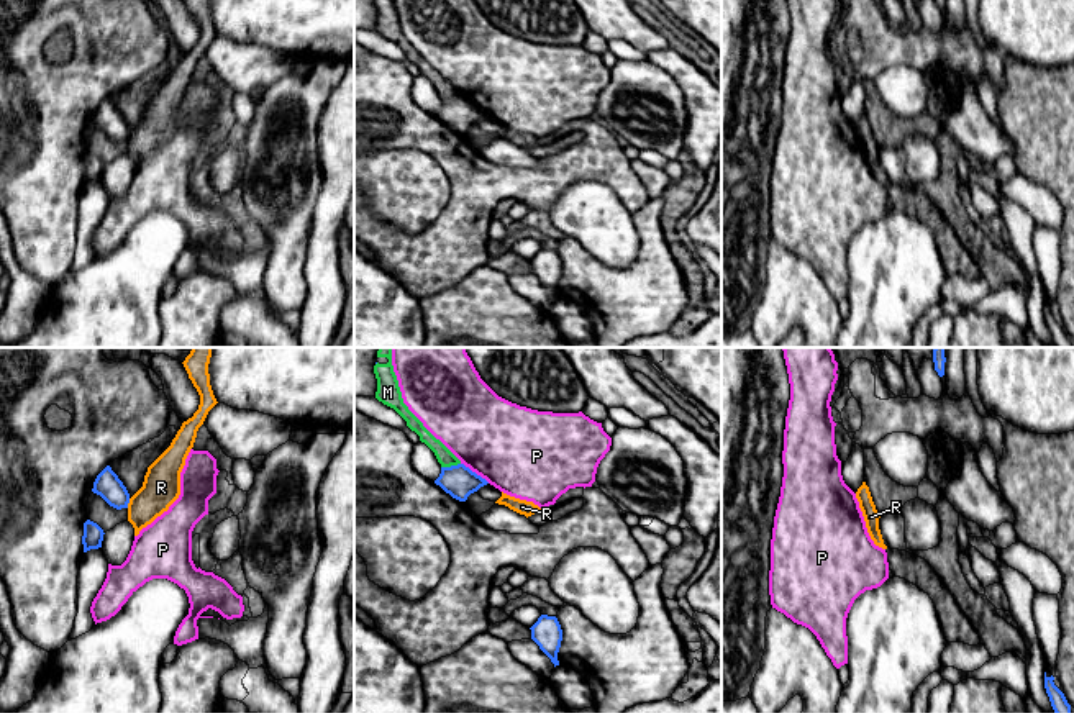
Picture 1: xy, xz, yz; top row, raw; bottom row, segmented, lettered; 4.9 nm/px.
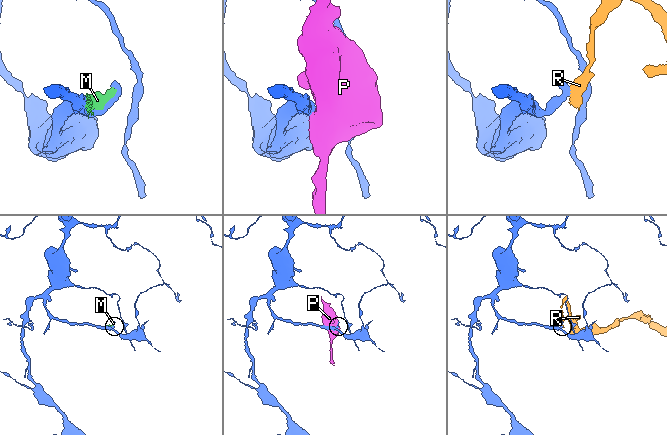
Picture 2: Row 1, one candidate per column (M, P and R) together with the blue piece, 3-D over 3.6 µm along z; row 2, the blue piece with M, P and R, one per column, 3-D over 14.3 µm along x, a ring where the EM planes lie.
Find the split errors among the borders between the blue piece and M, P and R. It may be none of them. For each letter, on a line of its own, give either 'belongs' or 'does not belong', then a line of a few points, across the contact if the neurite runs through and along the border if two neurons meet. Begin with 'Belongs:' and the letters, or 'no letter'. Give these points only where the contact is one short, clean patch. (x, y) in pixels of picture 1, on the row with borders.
Belongs: no letter
M: does not belong
P: does not belong
R: does not belong | xy (130, 499), (127, 507)

